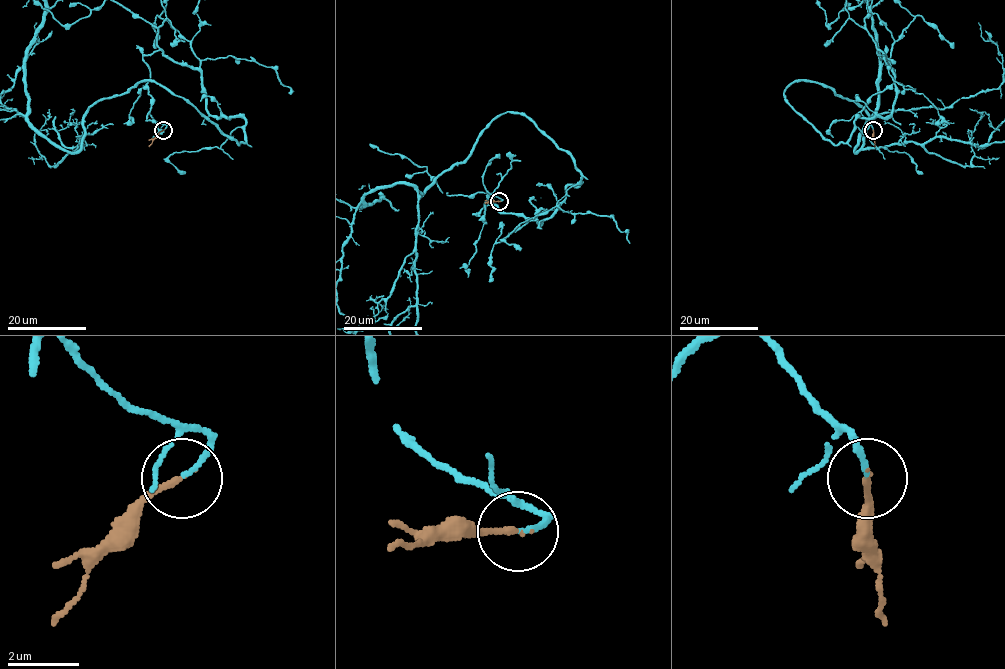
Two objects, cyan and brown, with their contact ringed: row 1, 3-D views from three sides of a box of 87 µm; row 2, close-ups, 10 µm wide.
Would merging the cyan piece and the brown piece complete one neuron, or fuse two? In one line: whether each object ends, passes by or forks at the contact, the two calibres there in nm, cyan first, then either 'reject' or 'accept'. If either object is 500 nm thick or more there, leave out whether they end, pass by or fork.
cyan ends there; brown ends there; 130 nm thick on the cyan side, 160 nm on the other; accept

